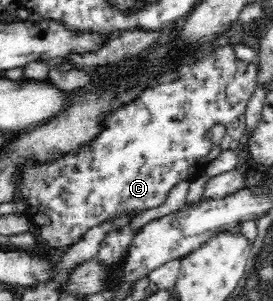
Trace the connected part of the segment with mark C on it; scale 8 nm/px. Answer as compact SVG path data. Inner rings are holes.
M234 45L218 46L197 57L176 79L158 81L140 91L136 99L108 118L108 129L90 147L84 147L76 155L64 155L47 166L32 166L27 170L24 191L20 191L18 199L25 200L25 215L34 223L34 235L40 244L46 248L66 249L78 243L88 230L112 218L130 218L141 211L160 207L177 183L190 183L204 173L208 164L206 155L213 147L210 130L217 124L226 127L219 148L238 148L240 139L248 135L245 113L256 89L256 66L256 61L240 59Z

